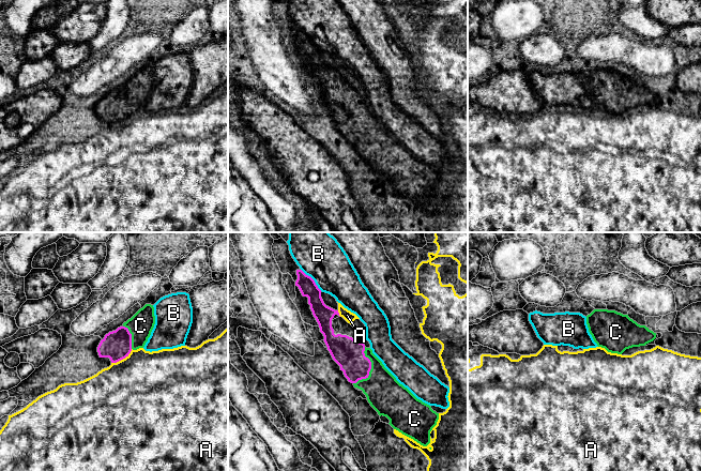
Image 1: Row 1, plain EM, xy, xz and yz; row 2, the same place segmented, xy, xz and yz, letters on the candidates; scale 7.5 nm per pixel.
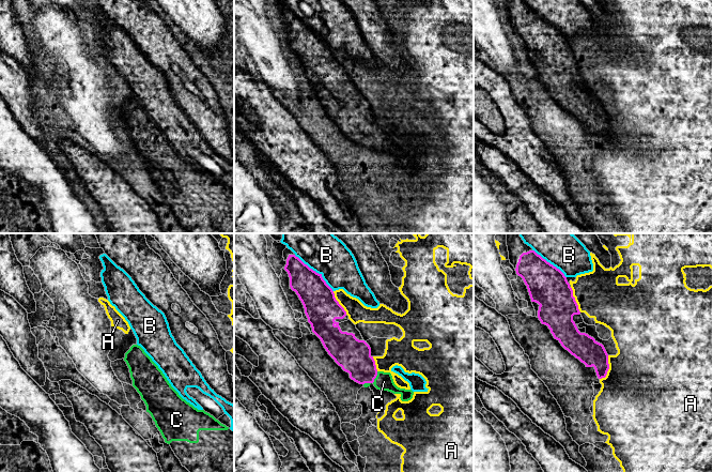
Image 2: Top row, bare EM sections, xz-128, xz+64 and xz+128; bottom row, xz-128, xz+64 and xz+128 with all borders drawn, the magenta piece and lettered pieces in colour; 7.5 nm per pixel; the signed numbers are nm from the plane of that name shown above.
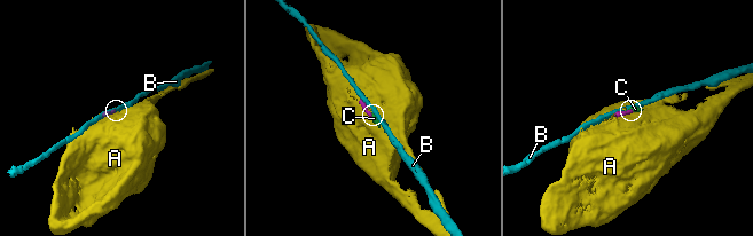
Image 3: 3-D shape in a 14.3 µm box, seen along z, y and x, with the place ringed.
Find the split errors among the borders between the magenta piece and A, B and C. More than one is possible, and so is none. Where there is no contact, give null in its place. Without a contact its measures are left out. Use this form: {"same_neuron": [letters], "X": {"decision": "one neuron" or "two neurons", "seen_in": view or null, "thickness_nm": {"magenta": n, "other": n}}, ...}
{"same_neuron": ["C"], "A": {"decision": "two neurons", "seen_in": "xy", "thickness_nm": {"magenta": 220, "other": 500}}, "B": {"decision": "two neurons", "seen_in": "xz", "thickness_nm": {"magenta": 130, "other": 340}}, "C": {"decision": "one neuron", "seen_in": "xz", "thickness_nm": {"magenta": 220, "other": 280}}}

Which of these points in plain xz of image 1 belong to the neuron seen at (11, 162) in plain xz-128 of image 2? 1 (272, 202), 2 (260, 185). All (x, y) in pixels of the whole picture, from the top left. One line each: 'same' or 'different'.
1: same
2: same

